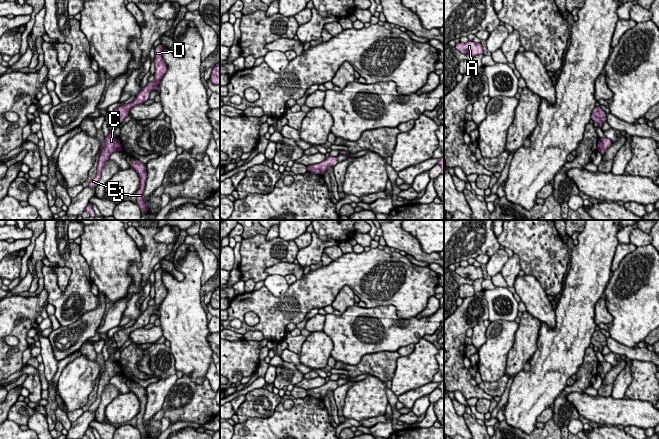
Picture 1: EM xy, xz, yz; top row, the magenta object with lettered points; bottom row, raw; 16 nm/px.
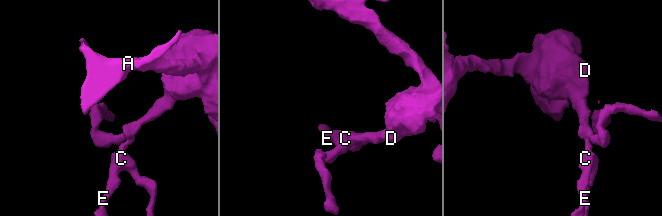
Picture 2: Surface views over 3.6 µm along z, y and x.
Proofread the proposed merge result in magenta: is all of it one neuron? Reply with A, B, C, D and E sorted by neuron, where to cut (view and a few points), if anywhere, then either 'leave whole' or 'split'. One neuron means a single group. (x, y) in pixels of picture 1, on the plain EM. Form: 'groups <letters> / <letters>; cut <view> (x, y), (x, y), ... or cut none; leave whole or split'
groups A B C D E; cut none; leave whole

